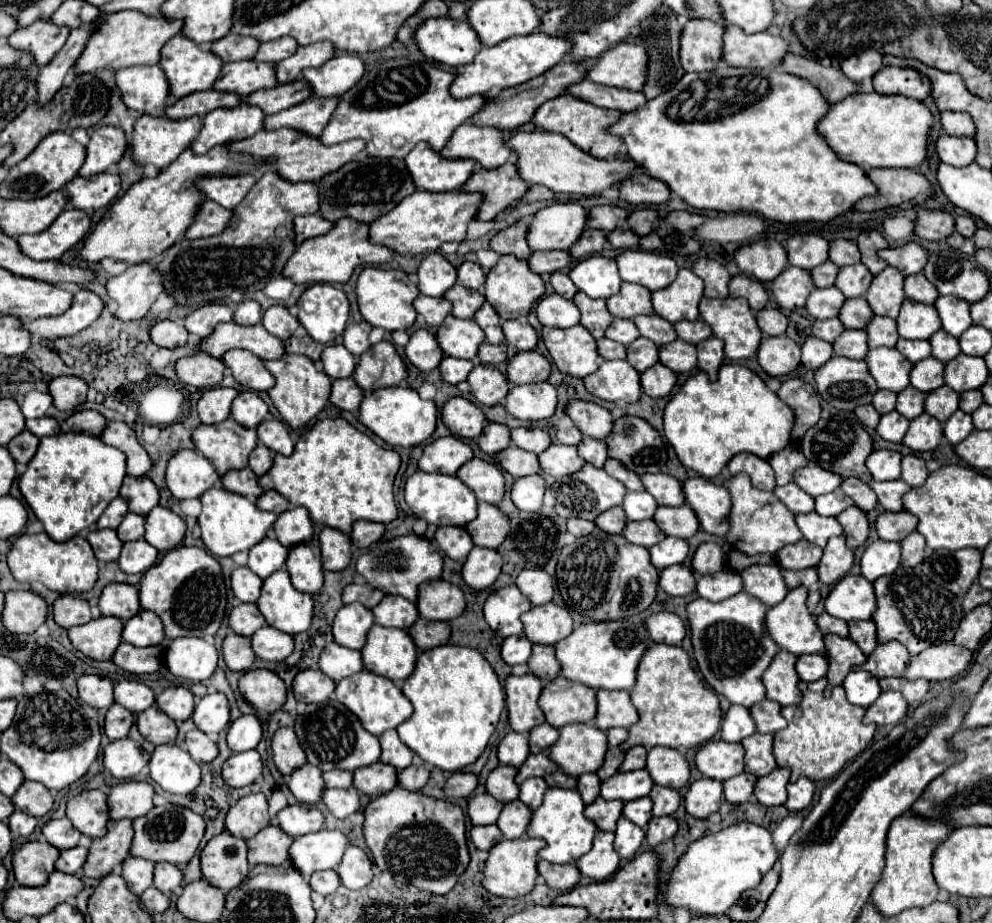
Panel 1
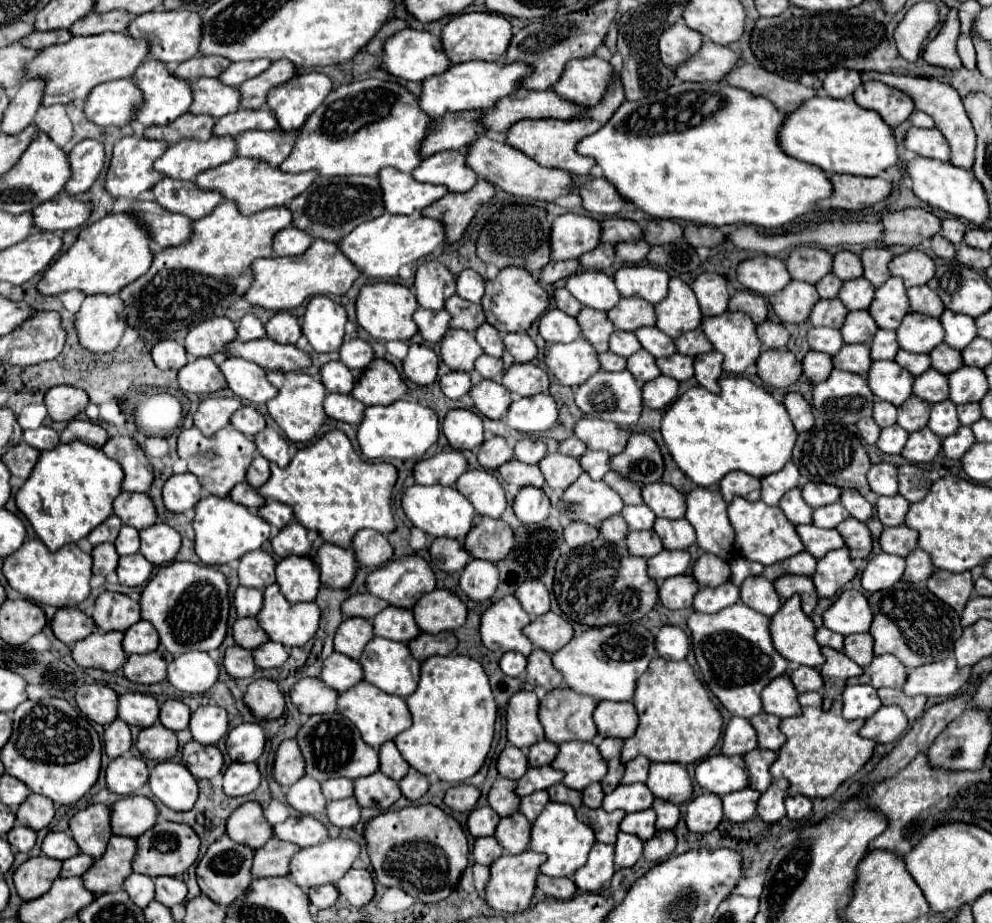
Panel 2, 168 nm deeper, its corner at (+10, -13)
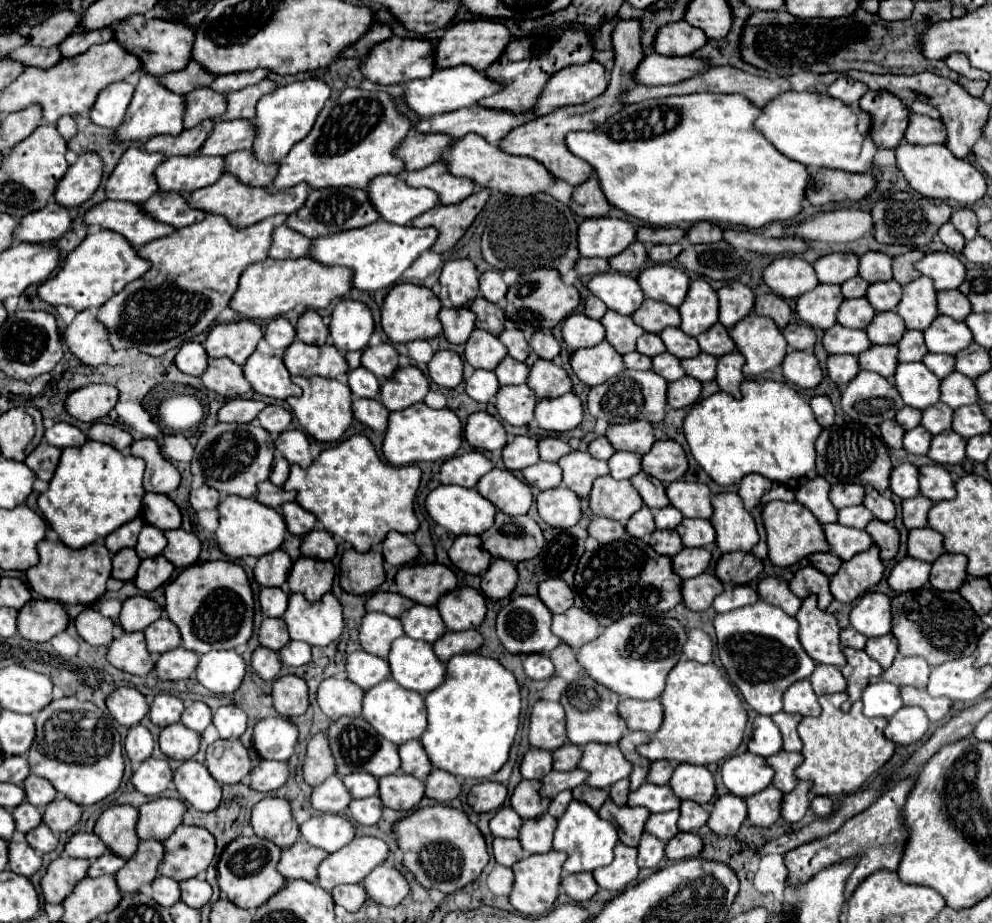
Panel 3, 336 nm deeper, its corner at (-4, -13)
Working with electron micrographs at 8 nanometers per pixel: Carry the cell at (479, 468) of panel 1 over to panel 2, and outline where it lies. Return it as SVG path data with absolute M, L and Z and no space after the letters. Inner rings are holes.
M482 469L466 471L456 481L456 489L474 505L478 515L498 519L506 509L506 497L500 481Z

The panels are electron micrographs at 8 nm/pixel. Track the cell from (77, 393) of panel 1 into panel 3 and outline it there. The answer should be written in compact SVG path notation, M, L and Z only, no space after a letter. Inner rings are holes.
M86 385L66 399L66 411L78 421L96 421L118 403L118 389L112 385Z

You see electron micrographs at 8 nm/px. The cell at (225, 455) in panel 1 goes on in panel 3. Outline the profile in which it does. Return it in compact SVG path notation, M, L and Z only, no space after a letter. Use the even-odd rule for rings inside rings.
M258 421L252 423L218 423L206 429L196 447L192 457L192 475L200 477L208 487L214 487L228 495L240 497L256 497L258 483L266 481L272 471L274 449L270 445L270 435L266 429L260 427Z

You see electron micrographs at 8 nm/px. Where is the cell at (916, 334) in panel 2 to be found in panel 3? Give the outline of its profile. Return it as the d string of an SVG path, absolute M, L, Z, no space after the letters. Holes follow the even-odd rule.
M938 315L936 323L932 323L928 331L924 331L924 337L930 353L956 355L972 343L972 331L968 329L968 325L948 315Z

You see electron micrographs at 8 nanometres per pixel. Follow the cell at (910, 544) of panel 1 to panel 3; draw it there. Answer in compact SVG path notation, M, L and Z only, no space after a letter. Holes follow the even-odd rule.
M944 553L932 563L930 585L938 591L958 591L958 587L966 581L966 563L968 559L964 555Z

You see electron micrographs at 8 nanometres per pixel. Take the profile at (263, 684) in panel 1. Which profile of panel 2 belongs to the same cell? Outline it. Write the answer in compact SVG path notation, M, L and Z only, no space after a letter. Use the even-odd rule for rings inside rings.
M272 679L252 681L244 693L244 703L258 721L278 719L284 713L284 695L278 683Z

